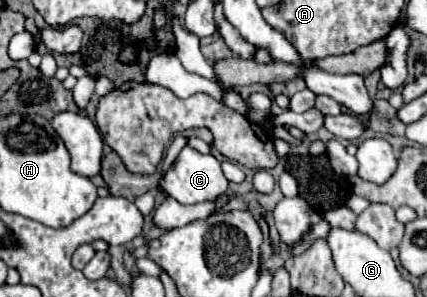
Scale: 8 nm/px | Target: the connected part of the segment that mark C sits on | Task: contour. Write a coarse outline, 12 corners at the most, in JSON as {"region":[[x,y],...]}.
{"region":[[191,147],[163,189],[183,205],[217,201],[229,181],[213,155]]}

